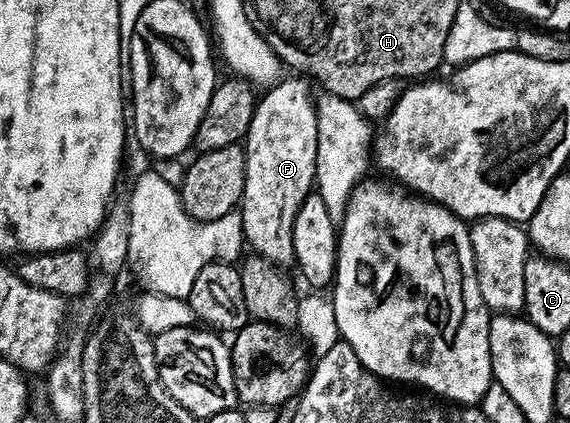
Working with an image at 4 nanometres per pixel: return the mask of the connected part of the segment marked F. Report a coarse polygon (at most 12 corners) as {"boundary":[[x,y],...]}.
{"boundary":[[310,83],[260,95],[243,139],[245,242],[293,262],[316,180]]}

